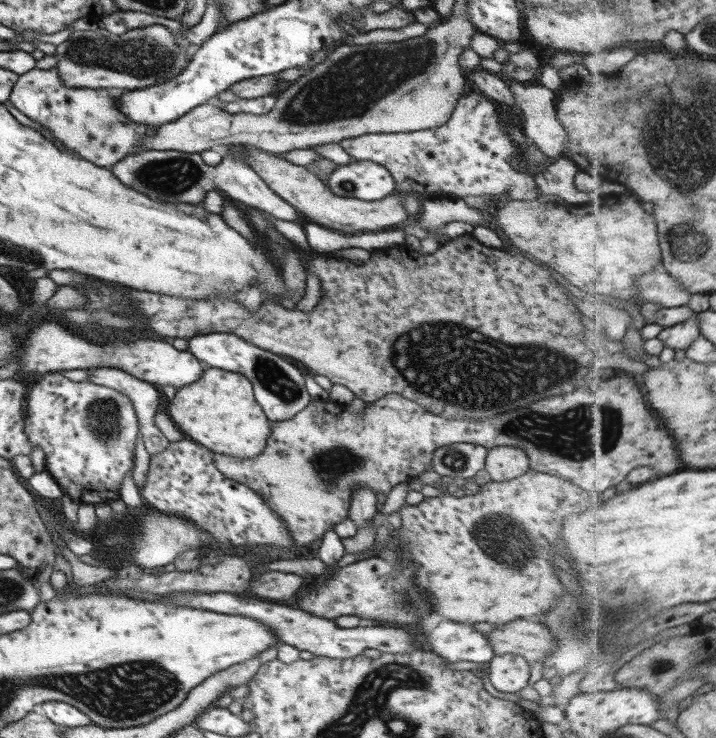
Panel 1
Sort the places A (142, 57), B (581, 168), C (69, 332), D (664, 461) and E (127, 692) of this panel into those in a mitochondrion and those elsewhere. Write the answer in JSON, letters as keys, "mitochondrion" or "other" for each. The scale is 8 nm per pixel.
{"A":"mitochondrion","B":"other","C":"other","D":"other","E":"mitochondrion"}

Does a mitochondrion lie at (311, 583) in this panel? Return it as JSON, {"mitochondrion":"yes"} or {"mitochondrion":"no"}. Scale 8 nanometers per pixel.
{"mitochondrion":"no"}

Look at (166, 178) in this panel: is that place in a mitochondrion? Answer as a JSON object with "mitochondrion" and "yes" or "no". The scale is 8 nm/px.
{"mitochondrion":"yes"}

